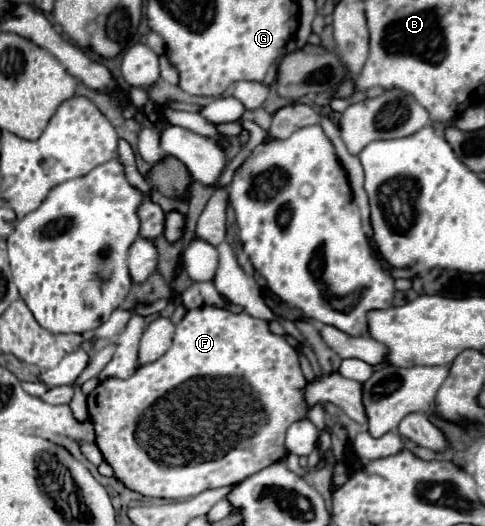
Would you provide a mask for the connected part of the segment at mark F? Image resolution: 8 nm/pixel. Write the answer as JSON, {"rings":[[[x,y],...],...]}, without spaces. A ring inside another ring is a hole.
{"rings":[[[201,306],[201,308],[193,308],[189,310],[183,320],[177,324],[175,328],[175,338],[173,338],[173,346],[169,348],[169,352],[151,362],[151,364],[143,364],[135,370],[135,374],[127,380],[119,380],[119,378],[107,378],[103,380],[89,396],[87,396],[87,408],[89,408],[89,418],[93,422],[93,430],[95,430],[95,444],[101,450],[105,462],[109,462],[109,466],[115,472],[115,478],[129,490],[139,492],[143,496],[149,498],[165,498],[165,500],[181,500],[181,498],[191,498],[201,494],[203,490],[209,488],[221,488],[221,486],[231,486],[237,484],[245,478],[249,478],[251,474],[271,466],[273,462],[277,462],[283,454],[285,454],[285,432],[287,428],[301,420],[303,416],[307,416],[307,406],[303,400],[303,386],[305,386],[305,376],[299,368],[299,360],[297,360],[297,352],[291,344],[287,344],[287,340],[283,336],[277,336],[269,330],[269,324],[265,320],[257,320],[253,316],[249,316],[247,312],[231,312],[227,308],[215,308],[215,306]]]}

